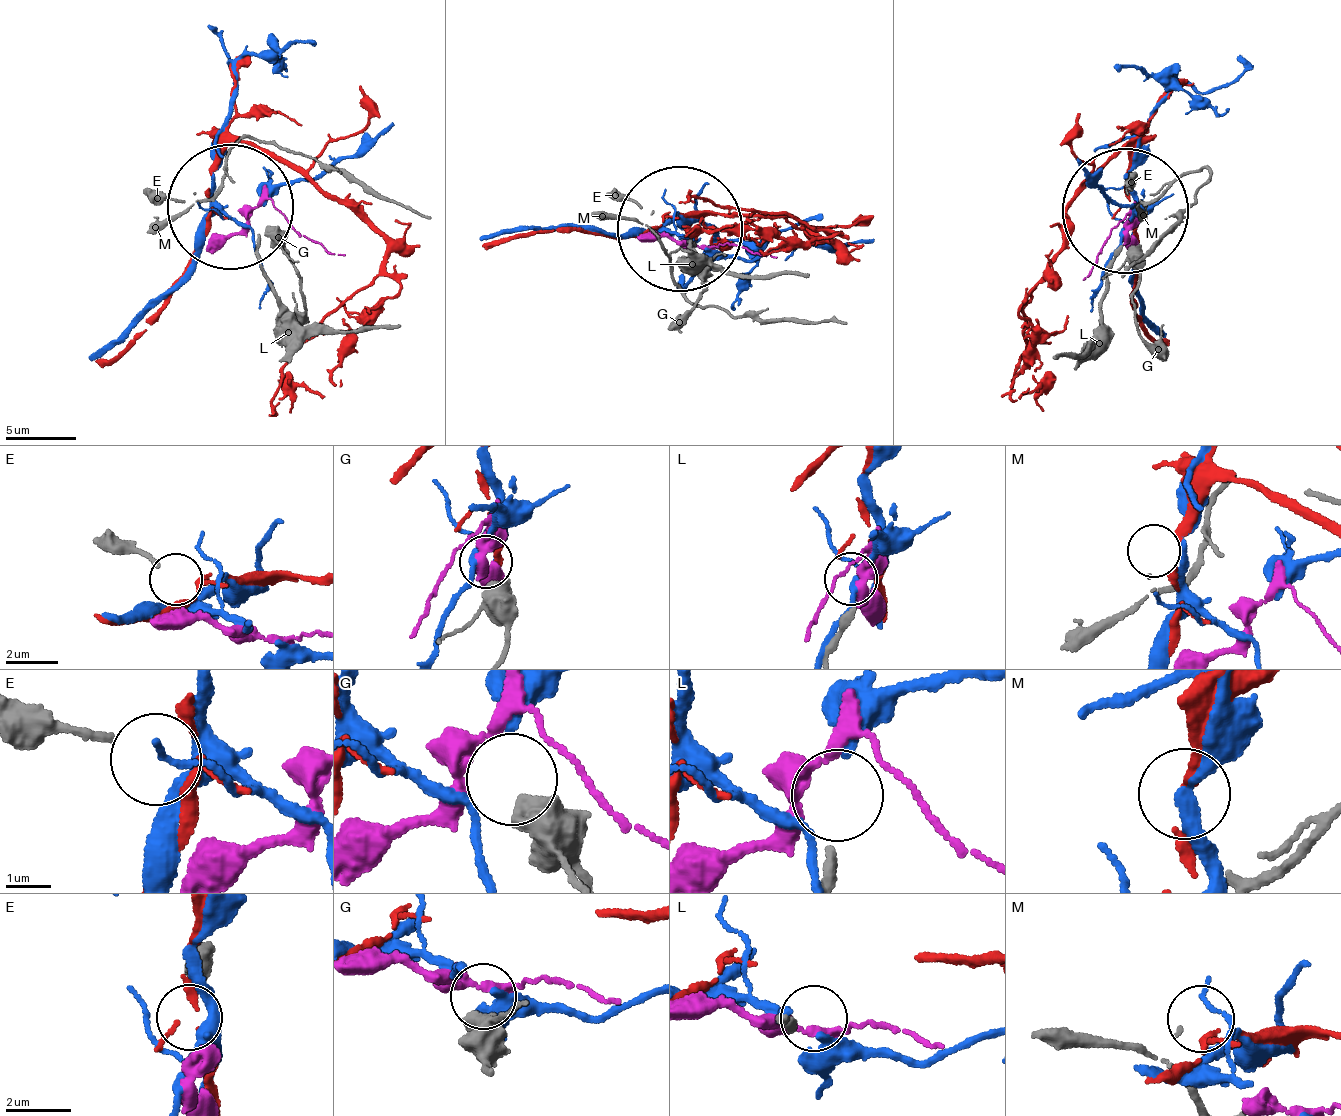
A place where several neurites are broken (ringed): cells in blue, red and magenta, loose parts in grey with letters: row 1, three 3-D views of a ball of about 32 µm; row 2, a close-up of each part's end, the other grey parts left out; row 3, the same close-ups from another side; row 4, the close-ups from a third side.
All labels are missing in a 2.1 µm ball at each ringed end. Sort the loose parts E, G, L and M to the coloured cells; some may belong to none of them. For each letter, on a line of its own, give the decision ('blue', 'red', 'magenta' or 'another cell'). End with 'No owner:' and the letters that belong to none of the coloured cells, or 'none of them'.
E: another cell
G: blue
L: another cell
M: another cell
No owner: E, L, M

